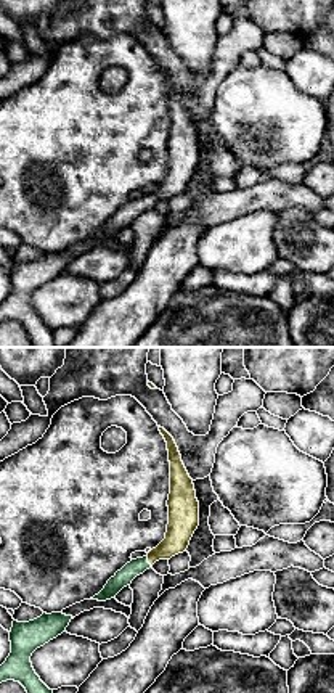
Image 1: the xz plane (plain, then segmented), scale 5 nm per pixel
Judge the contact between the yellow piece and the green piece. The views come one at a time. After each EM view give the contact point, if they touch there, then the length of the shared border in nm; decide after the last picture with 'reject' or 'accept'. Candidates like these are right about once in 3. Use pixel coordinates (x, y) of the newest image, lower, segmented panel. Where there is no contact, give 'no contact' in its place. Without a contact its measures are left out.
contact (148, 561); length 60 nm

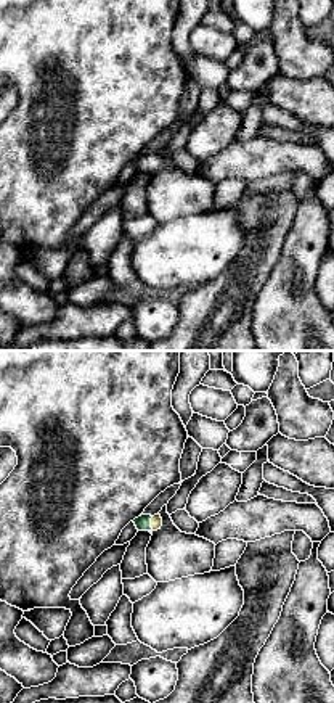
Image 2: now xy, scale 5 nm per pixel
contact (151, 523); length 70 nm

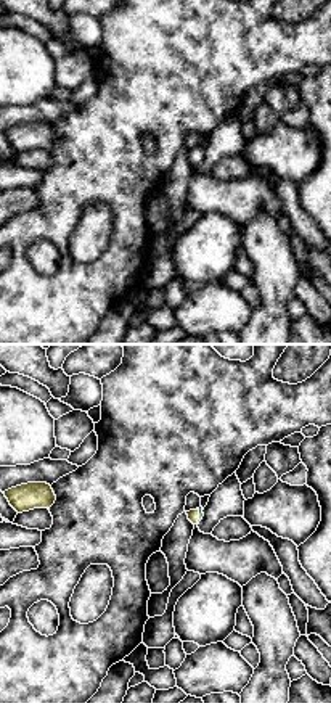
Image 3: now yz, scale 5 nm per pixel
contact (198, 517); length 80 nm

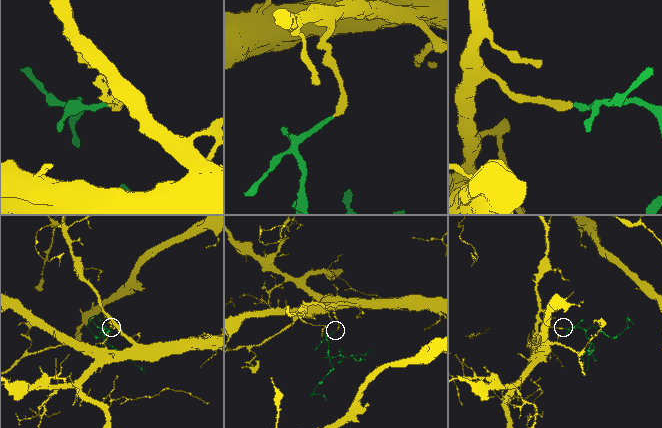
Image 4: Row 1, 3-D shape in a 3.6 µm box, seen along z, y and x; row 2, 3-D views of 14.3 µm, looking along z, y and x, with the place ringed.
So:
accept

